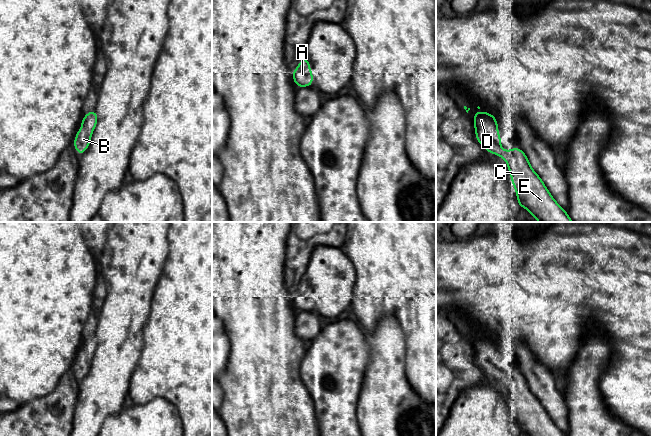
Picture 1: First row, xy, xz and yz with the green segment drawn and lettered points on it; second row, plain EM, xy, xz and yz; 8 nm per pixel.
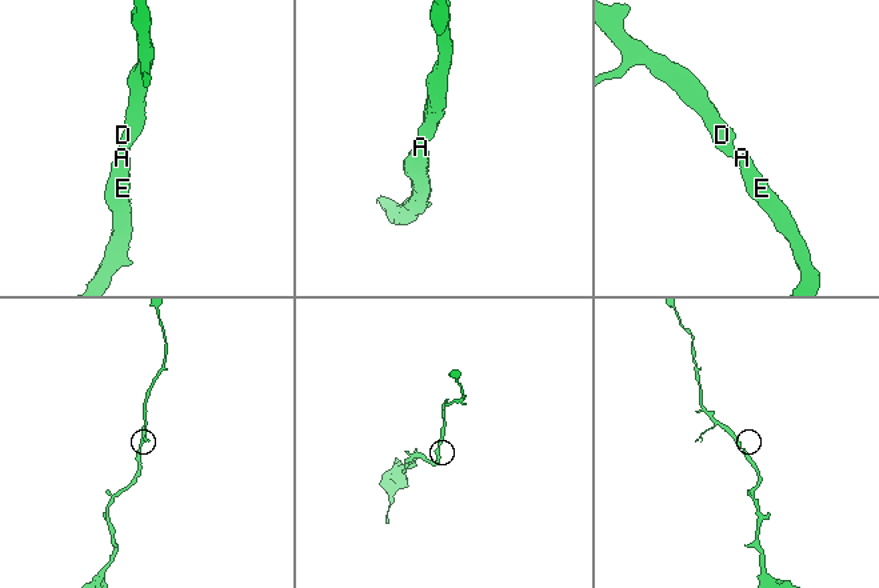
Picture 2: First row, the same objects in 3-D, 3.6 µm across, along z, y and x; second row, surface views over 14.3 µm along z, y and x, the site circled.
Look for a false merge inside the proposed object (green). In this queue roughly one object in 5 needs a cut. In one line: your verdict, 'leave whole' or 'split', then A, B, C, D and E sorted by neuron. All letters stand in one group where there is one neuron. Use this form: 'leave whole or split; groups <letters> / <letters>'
leave whole; groups A B C D E

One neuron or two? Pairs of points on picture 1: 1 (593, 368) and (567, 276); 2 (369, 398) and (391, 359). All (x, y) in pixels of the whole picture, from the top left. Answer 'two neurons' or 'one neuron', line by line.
1: two neurons
2: one neuron

